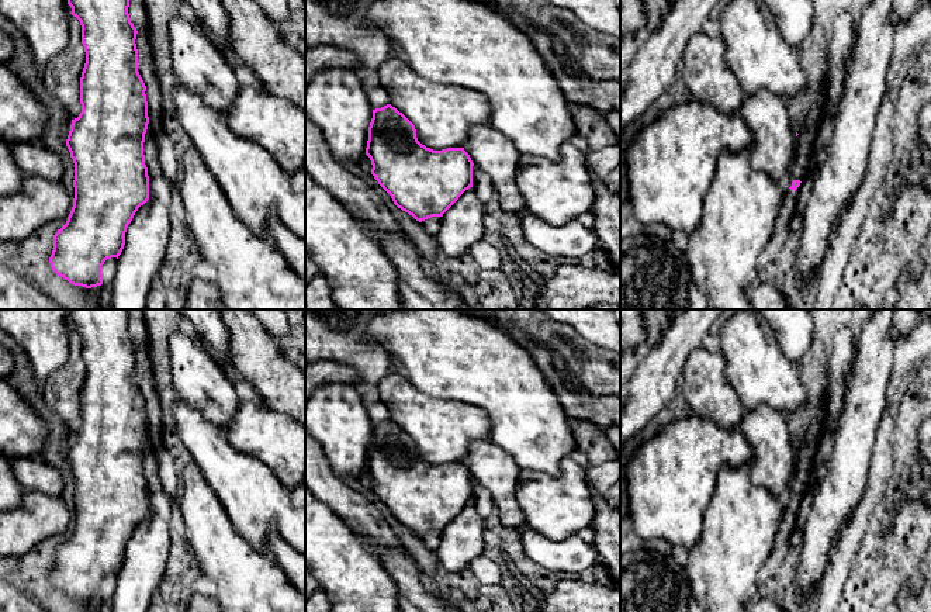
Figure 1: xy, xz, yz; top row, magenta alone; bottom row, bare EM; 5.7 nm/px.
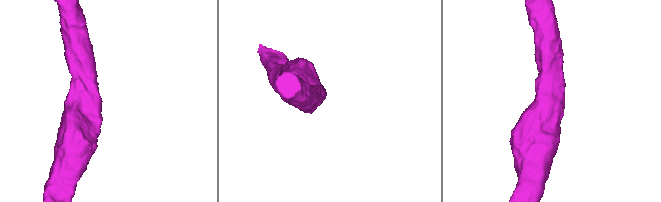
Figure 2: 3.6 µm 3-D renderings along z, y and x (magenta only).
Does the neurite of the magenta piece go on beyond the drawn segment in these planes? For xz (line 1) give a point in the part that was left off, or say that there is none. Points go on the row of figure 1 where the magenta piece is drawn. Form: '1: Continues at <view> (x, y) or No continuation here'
1: No continuation here

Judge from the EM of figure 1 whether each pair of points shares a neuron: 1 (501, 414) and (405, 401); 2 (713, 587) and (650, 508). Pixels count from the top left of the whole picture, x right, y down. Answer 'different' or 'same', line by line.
1: different
2: different

